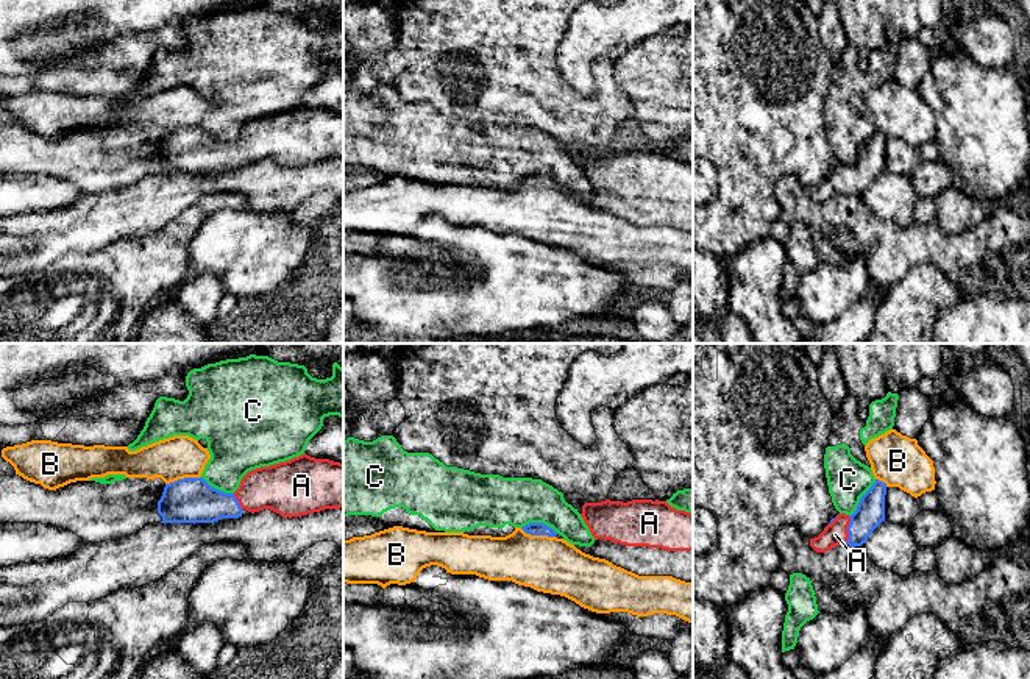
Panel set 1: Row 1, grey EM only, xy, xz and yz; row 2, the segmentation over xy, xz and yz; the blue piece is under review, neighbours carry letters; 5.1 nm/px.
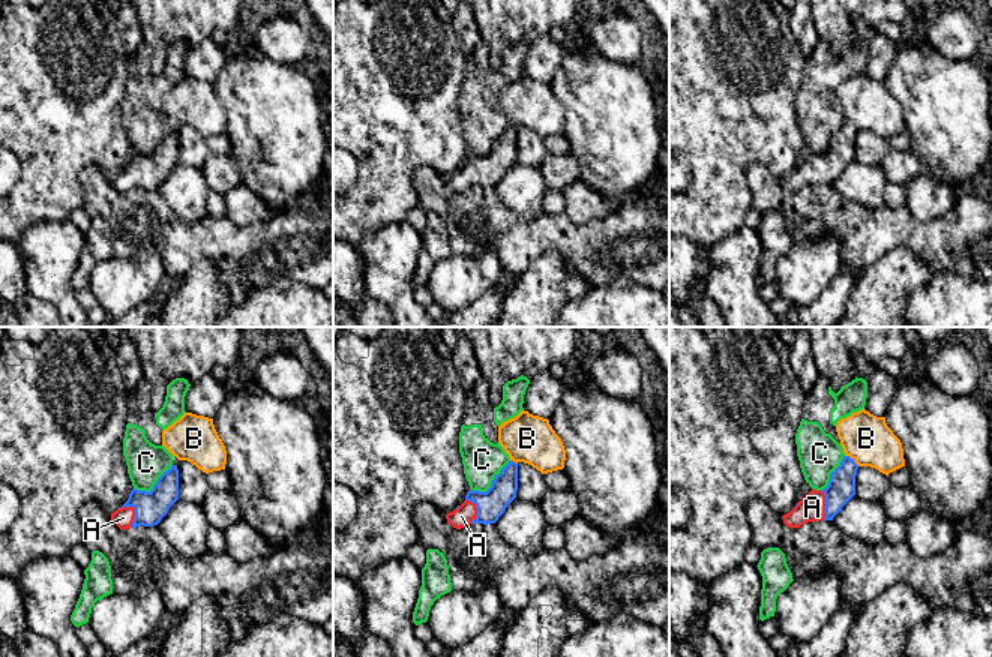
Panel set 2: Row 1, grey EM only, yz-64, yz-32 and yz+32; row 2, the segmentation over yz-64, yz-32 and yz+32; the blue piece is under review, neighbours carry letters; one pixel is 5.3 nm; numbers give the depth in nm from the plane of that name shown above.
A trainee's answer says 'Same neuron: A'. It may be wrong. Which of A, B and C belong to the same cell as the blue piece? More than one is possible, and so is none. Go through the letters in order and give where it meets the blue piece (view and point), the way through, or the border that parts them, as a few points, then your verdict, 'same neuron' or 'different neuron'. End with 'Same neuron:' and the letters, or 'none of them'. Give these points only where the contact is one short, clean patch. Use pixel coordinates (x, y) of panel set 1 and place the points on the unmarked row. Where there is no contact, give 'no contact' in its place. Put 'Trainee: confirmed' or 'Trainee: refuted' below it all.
A: yz (848, 180) | same neuron
B: xz (537, 184) | along xz (520, 178), (531, 184), (554, 188) | different neuron
C: yz (860, 149) | different neuron
Same neuron: A
Trainee: confirmed

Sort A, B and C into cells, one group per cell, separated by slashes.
A / B / C

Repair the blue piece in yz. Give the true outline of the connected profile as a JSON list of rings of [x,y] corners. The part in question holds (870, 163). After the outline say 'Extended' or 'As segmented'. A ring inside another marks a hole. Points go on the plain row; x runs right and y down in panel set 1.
[[[876,130],[872,137],[860,148],[852,165],[838,164],[824,181],[810,189],[816,203],[826,203],[838,195],[861,197],[871,183],[885,172],[886,134]]]. Extended

